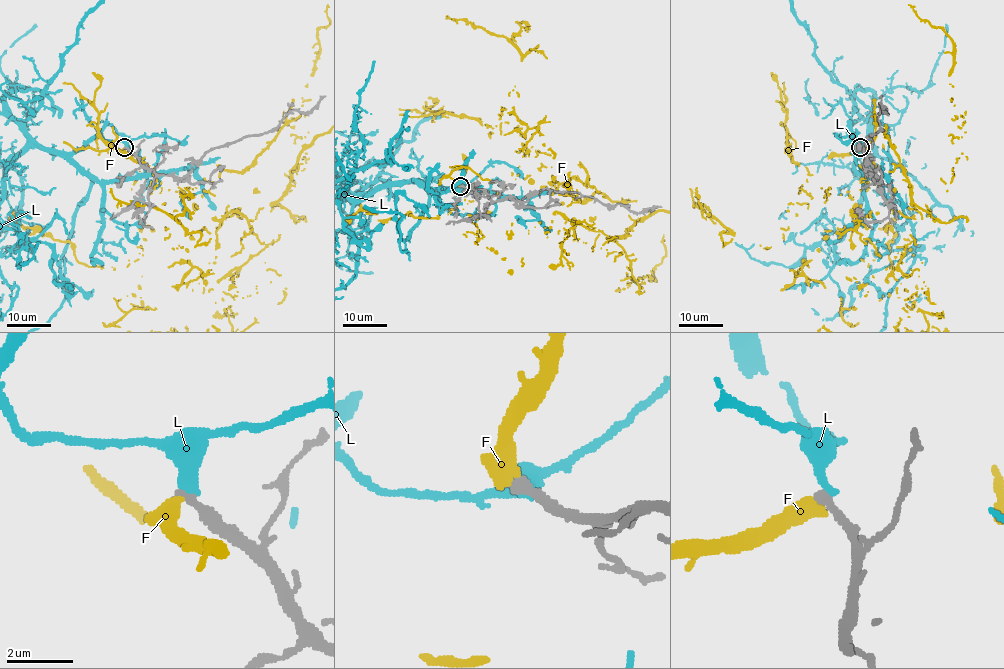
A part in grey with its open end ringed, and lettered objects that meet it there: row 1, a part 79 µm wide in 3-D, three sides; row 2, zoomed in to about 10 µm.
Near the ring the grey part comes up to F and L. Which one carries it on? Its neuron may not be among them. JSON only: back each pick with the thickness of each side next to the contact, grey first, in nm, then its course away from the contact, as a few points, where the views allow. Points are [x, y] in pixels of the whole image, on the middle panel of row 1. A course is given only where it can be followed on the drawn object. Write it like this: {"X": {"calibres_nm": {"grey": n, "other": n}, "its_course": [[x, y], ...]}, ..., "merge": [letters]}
{"merge": []}

